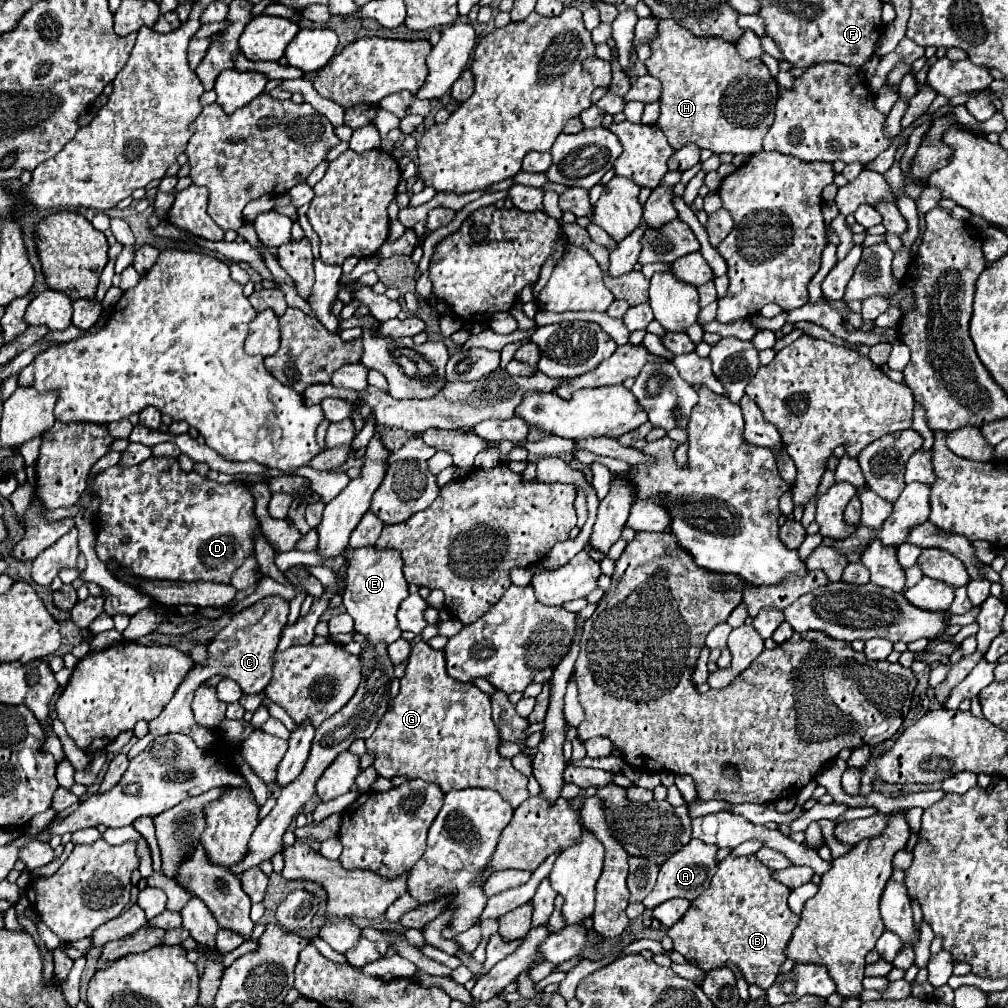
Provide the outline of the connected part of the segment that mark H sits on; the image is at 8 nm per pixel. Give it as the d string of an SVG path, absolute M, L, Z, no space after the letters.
M660 20L658 38L650 42L652 56L646 62L650 76L662 82L662 98L660 98L660 118L658 128L666 134L668 144L674 150L694 142L700 148L708 148L714 154L730 152L730 154L758 154L762 150L762 138L774 122L774 102L778 98L778 86L762 64L760 58L742 60L734 48L722 38L712 36L694 36L690 30L682 28L676 20Z

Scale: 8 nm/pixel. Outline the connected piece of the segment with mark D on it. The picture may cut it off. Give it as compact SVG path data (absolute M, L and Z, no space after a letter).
M148 458L142 464L132 466L132 468L112 466L112 468L104 470L102 474L96 476L92 490L102 498L100 512L98 512L100 532L98 532L98 538L96 538L96 554L102 562L116 560L122 566L122 572L126 572L126 574L134 574L134 576L148 578L148 580L180 580L180 582L200 582L200 580L204 580L204 582L216 582L216 584L230 584L230 578L232 578L234 570L240 568L242 562L254 554L254 534L260 528L260 520L254 514L254 496L252 496L252 486L250 484L242 484L242 482L218 484L214 480L202 478L196 472L190 472L190 474L182 472L176 458Z

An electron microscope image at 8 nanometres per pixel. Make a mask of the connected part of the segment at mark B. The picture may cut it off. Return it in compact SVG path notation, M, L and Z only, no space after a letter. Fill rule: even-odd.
M756 856L724 858L710 886L692 900L688 912L668 928L674 950L688 960L696 960L706 972L732 962L742 970L748 984L766 990L786 960L784 948L800 920L800 916L788 908L790 890L772 878L772 872L774 870L760 864Z

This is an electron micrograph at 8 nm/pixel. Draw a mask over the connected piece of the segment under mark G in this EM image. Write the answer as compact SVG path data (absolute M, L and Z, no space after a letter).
M418 642L412 648L406 676L400 680L400 692L394 698L392 708L382 716L376 732L366 740L366 750L374 754L374 768L378 776L384 778L420 778L426 782L434 782L446 794L450 790L460 788L490 788L500 792L500 796L512 806L518 808L528 798L528 778L520 774L508 758L498 754L500 732L492 720L490 712L490 696L476 688L474 684L456 682L446 674L446 658L442 650L434 650L426 642Z

